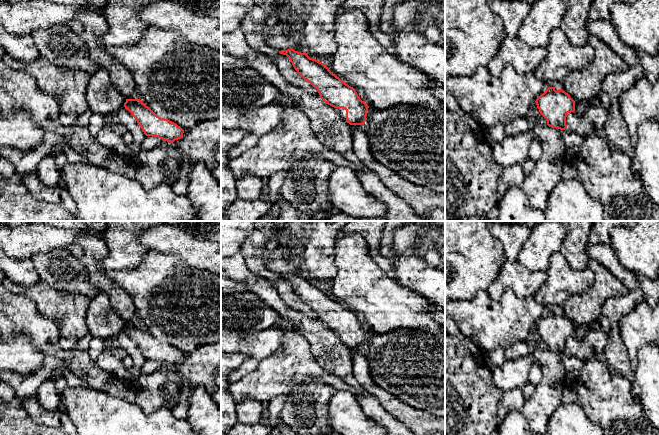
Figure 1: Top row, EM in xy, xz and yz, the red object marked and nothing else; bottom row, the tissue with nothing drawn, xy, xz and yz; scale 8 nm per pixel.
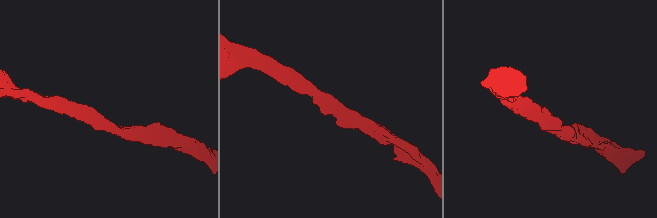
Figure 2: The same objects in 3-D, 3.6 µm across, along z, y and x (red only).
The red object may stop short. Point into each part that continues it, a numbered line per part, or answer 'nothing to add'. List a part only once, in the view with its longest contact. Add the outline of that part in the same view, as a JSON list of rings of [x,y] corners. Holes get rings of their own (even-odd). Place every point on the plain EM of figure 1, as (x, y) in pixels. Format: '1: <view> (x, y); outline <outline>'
1: xz (342, 336); outline [[[335,332],[339,338],[342,344],[346,345],[346,334],[343,332]]]

